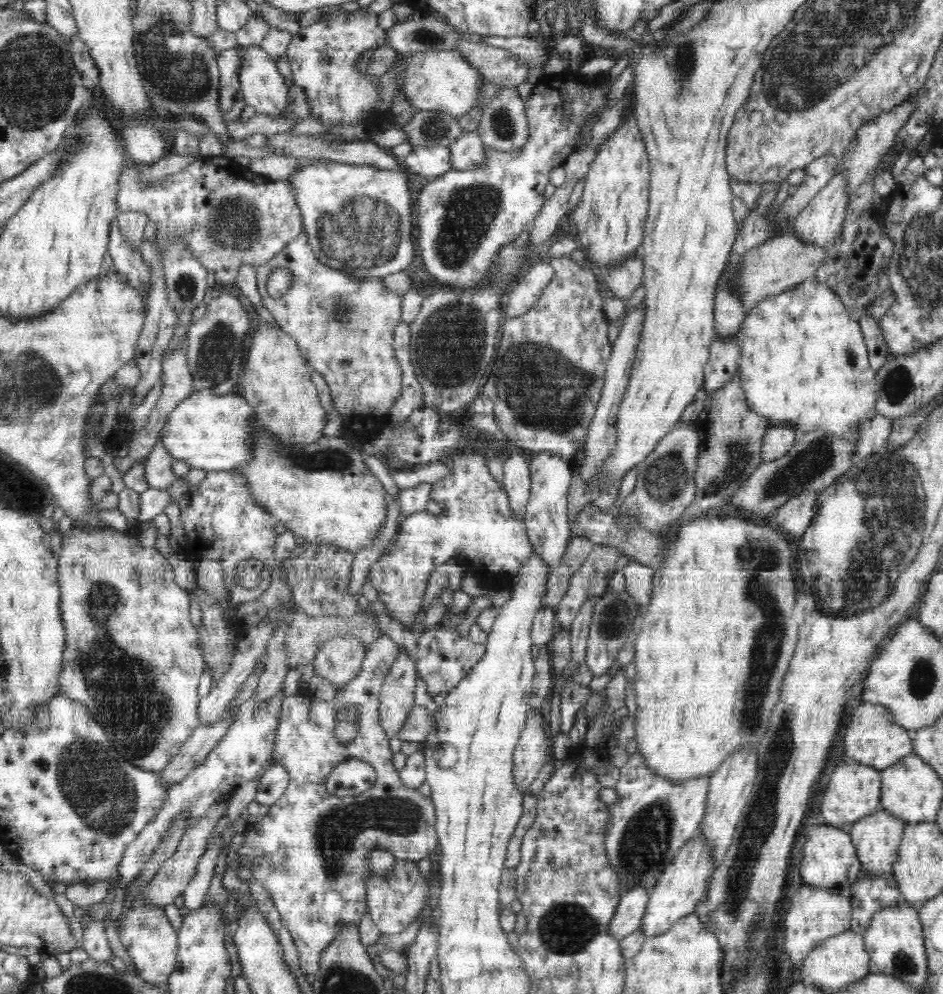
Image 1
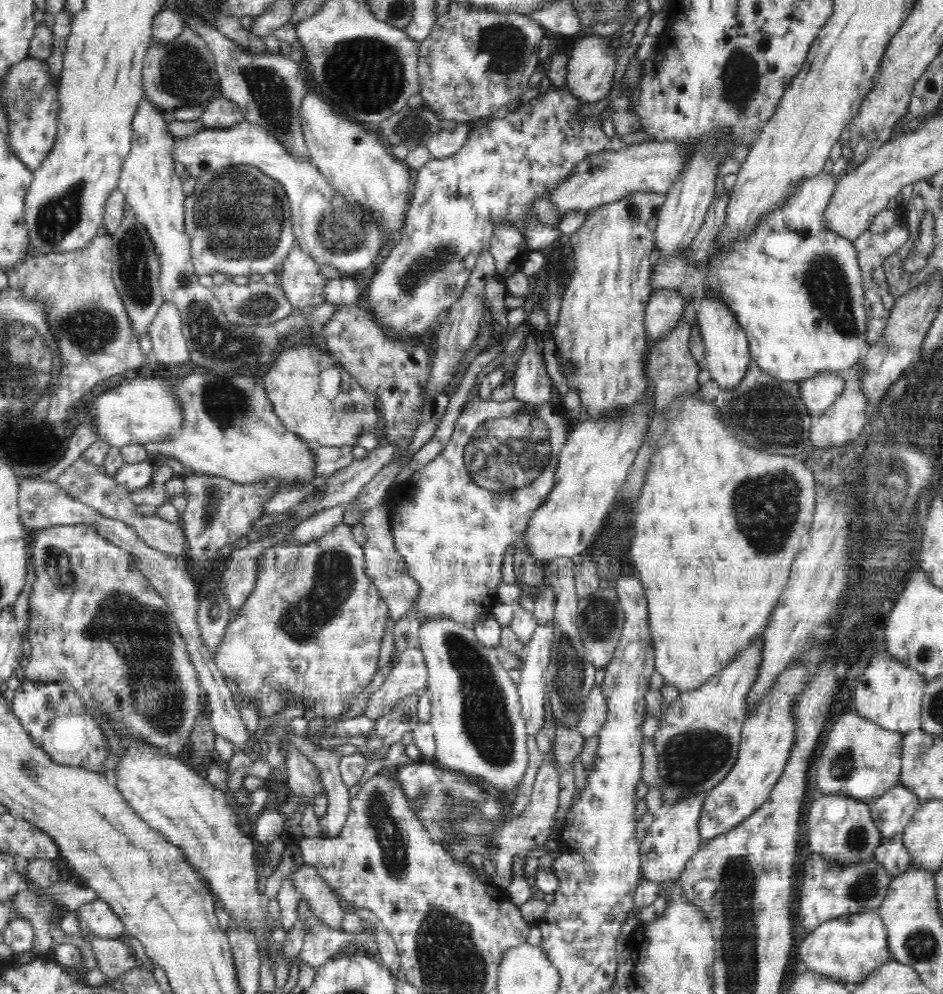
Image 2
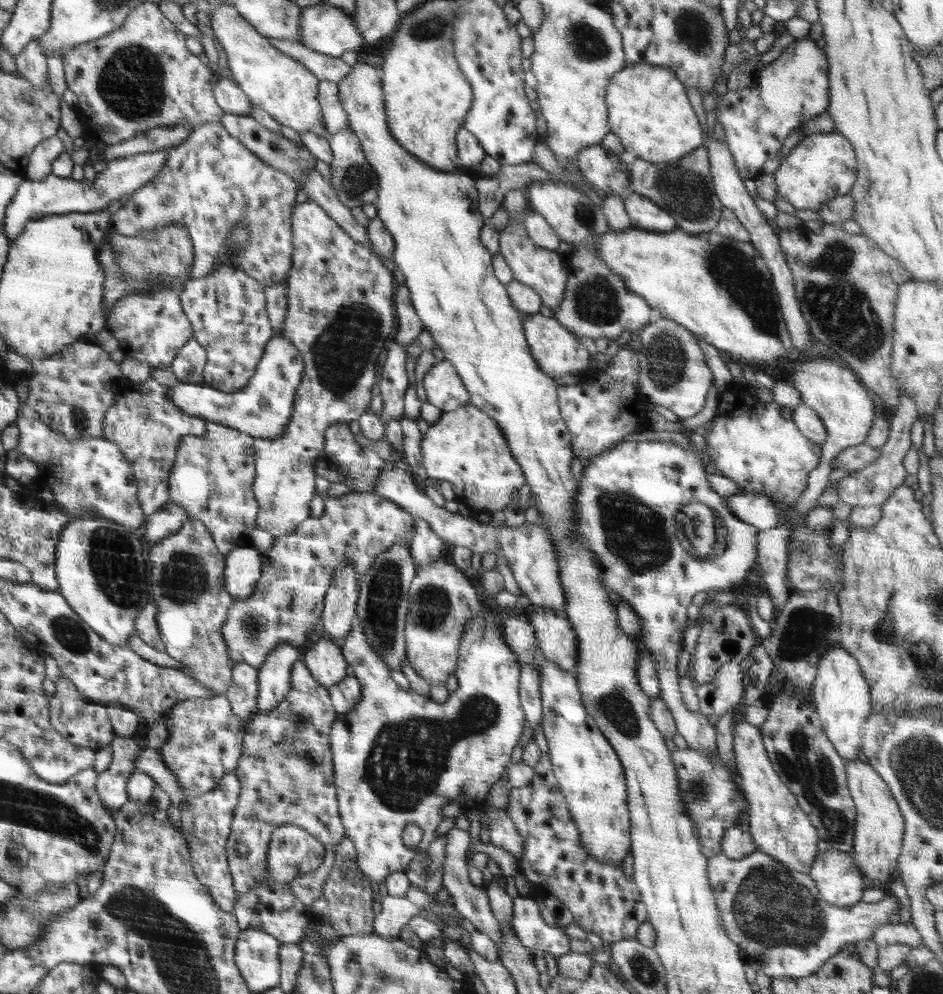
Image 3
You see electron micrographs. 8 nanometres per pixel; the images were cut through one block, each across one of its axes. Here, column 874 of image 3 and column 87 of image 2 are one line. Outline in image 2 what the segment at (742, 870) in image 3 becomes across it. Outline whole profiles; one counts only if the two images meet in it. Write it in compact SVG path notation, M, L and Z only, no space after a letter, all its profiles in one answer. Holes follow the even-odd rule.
M94 899L77 909L80 929L99 936L100 938L119 939L125 932L122 920L113 909L102 899Z

